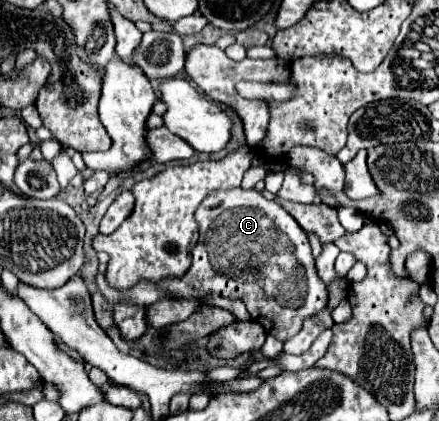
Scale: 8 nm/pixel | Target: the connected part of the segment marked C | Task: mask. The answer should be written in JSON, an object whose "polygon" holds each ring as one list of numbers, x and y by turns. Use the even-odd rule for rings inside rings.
{"polygon":[[230,189,206,197,206,201,196,209,196,221,200,239,192,249,192,267,186,277,172,283,164,281,162,285,148,285,144,281,128,291,116,291,110,289,102,273,98,273,98,291,112,305,150,305,164,299,166,293,180,299,202,297,208,291,230,299,242,299,250,317,260,323,268,335,282,343,292,339,308,317,320,313,328,305,328,291,318,277,308,235,278,203,266,201,256,189],[268,261,272,261,274,267,278,265,278,271,270,273,272,277,268,279,268,287,258,287,260,277,264,279,262,267,258,273,258,263,268,265]]}

